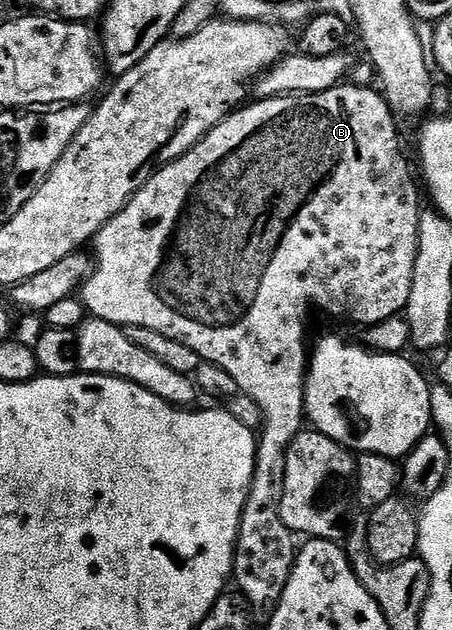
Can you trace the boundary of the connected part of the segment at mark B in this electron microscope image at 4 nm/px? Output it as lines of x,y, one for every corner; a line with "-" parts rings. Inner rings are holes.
343,82
338,87
332,90
324,90
316,94
304,94
303,96
273,96
267,100
255,99
254,104
239,107
237,110
224,117
218,125
216,125
210,133
199,144
189,148
184,155
178,160
173,160
170,164
164,164
157,172
153,173
150,181
137,192
131,200
126,203
124,210
120,210
120,214
116,214
109,222
94,235
92,241
92,267
85,277
84,283
80,288
80,299
83,309
93,319
103,320
104,322
112,322
119,326
144,326
148,330
156,330
156,334
164,334
164,338
176,338
176,342
184,342
184,346
196,350
199,361
215,364
220,366
220,370
228,370
228,374
232,374
232,382
236,382
239,393
241,395
252,398
252,402
256,402
262,408
262,422
260,435
257,437
258,453
256,454
256,462
254,463
254,481
250,483
248,490
248,498
244,502
244,510
240,518
240,526
238,527
238,541
234,544
234,568
232,571
233,583
238,583
240,591
246,595
245,603
251,609
259,608
263,614
269,613
274,605
278,603
278,597
282,595
282,588
288,582
290,570
294,567
294,558
296,555
295,537
292,535
290,528
284,526
284,522
278,516
277,498
279,489
276,485
280,480
282,466
285,463
286,450
290,443
296,439
299,432
304,428
304,417
306,414
306,397
304,395
304,383
306,381
306,370
308,367
308,344
306,348
306,319
310,316
310,308
319,308
326,316
335,316
338,320
351,320
354,324
362,324
361,326
369,326
376,322
384,322
384,318
392,318
399,314
405,313
406,303
408,302
408,294
416,291
414,282
414,267
416,266
416,258
418,257
418,218
420,215
420,207
418,208
418,188
414,185
414,176
410,173
410,164
406,161
406,156
402,153
402,140
398,137
398,124
394,111
388,106
386,97
381,91
374,88
361,88
349,82

